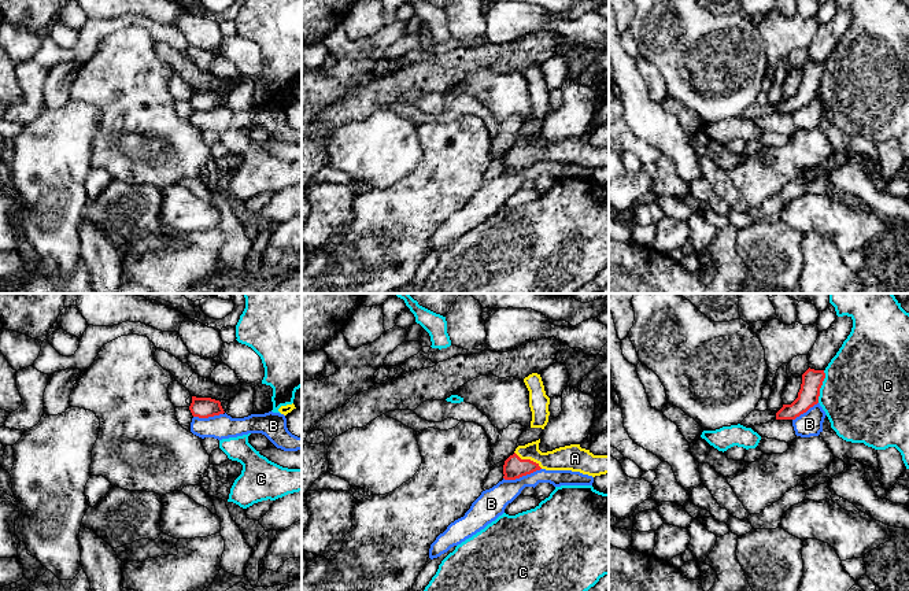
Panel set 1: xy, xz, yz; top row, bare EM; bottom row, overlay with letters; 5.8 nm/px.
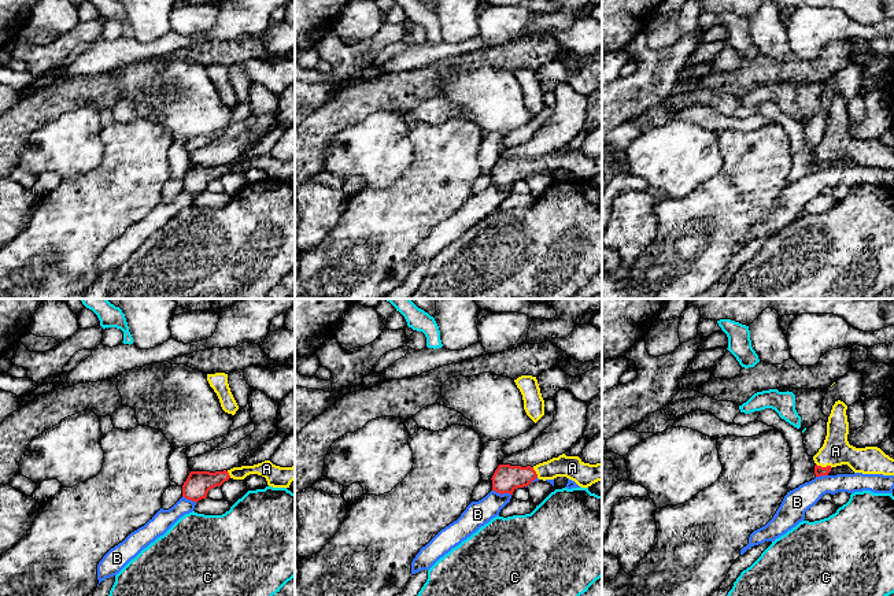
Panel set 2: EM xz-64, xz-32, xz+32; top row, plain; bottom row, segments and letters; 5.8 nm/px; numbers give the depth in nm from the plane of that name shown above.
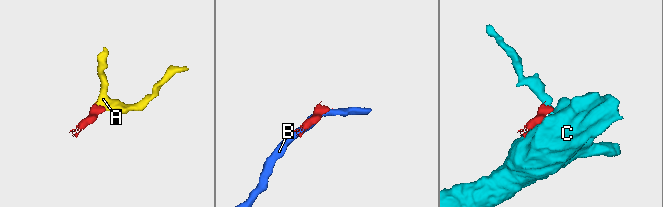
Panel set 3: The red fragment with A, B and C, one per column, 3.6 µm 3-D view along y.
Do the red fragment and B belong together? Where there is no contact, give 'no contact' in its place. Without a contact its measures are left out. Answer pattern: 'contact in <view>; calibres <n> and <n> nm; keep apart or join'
contact in xz; calibres 130 and 170 nm; keep apart

